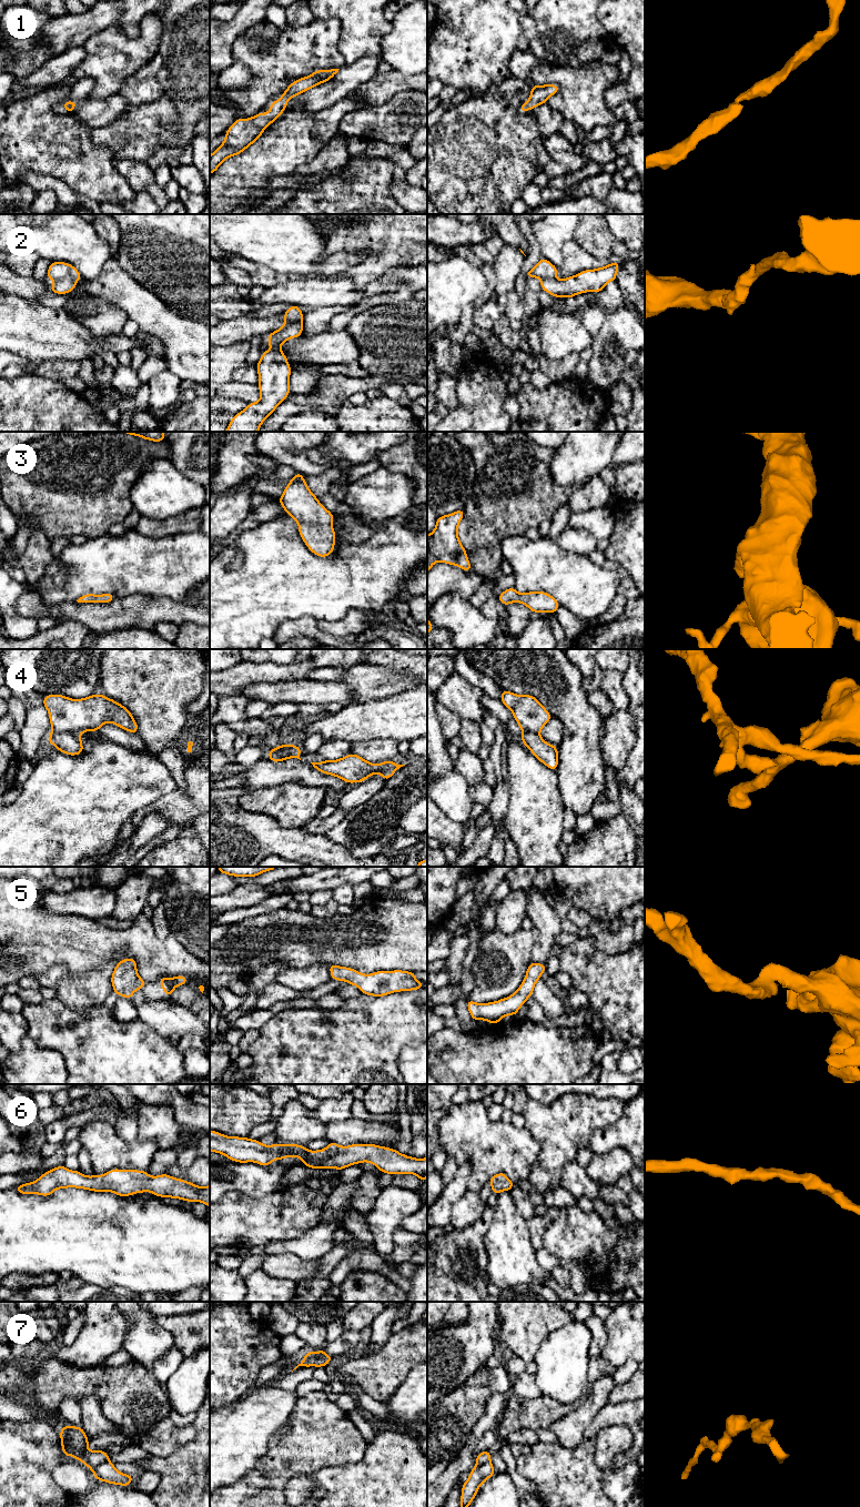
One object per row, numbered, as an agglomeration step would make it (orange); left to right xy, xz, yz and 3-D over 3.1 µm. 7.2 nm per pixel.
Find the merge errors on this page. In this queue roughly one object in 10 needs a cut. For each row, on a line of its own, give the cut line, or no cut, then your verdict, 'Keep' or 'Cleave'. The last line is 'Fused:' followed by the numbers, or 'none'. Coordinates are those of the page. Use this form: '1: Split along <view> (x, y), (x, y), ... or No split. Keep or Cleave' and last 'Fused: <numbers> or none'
1: No split. Keep
2: No split. Keep
3: No split. Keep
4: Split along xz (292, 748), (292, 751), (285, 758), (276, 754), (269, 754). Cleave
5: No split. Keep
6: No split. Keep
7: Split along xy (108, 1459), (100, 1463), (92, 1470). Cleave
Fused: 4, 7

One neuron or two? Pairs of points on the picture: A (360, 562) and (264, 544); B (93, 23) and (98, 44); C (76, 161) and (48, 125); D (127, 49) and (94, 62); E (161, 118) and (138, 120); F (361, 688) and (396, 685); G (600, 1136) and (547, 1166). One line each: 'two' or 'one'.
A: one
B: two
C: one
D: one
E: one
F: one
G: two

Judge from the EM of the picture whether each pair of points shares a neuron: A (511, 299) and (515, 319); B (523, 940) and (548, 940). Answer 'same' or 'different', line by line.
A: same
B: different

